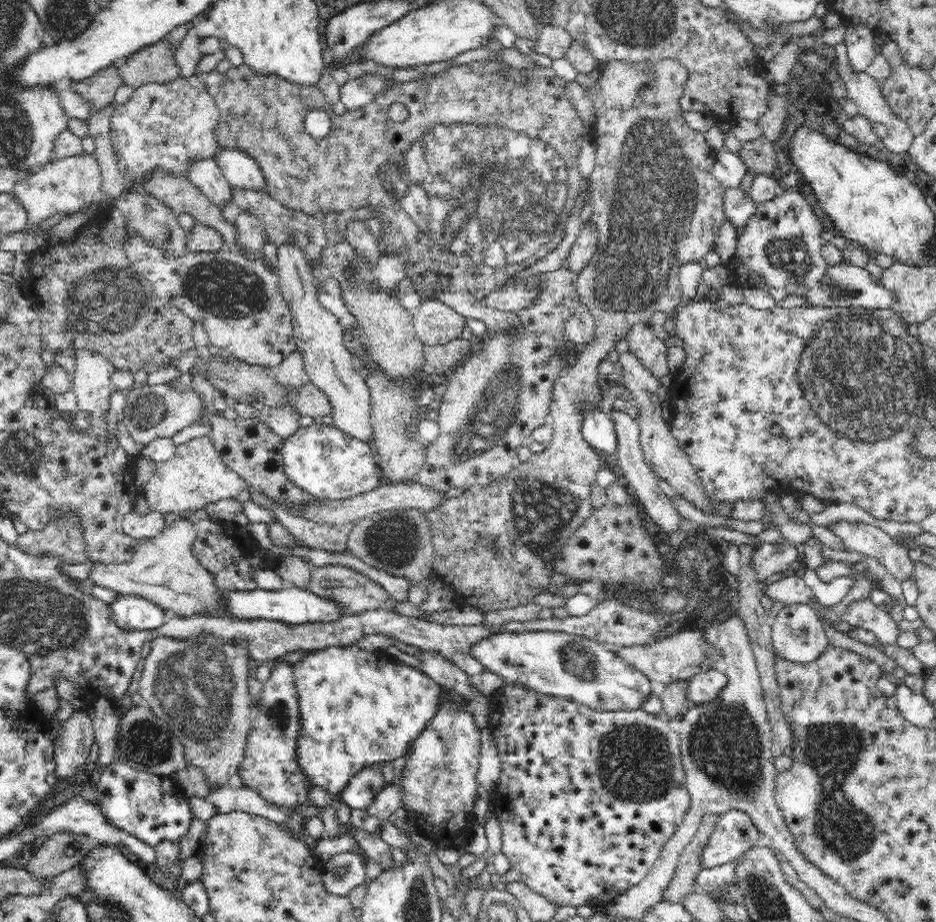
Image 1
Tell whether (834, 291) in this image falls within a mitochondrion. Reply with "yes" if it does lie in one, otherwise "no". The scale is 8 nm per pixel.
yes

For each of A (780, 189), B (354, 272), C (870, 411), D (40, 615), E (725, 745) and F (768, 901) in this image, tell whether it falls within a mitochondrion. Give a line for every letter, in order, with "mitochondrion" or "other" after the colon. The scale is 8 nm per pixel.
A: other
B: mitochondrion
C: mitochondrion
D: mitochondrion
E: mitochondrion
F: mitochondrion

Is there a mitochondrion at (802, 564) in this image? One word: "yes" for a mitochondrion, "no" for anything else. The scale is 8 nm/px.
no

